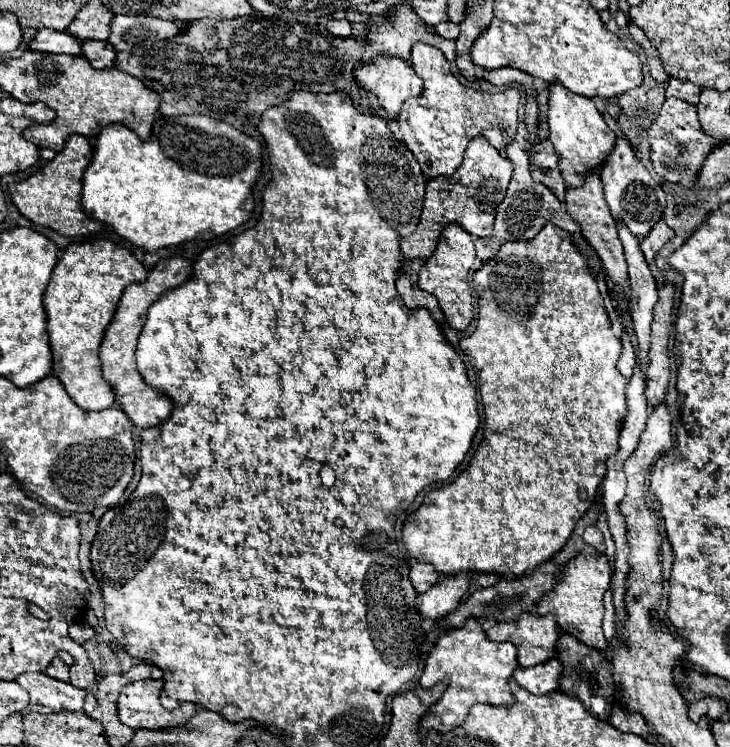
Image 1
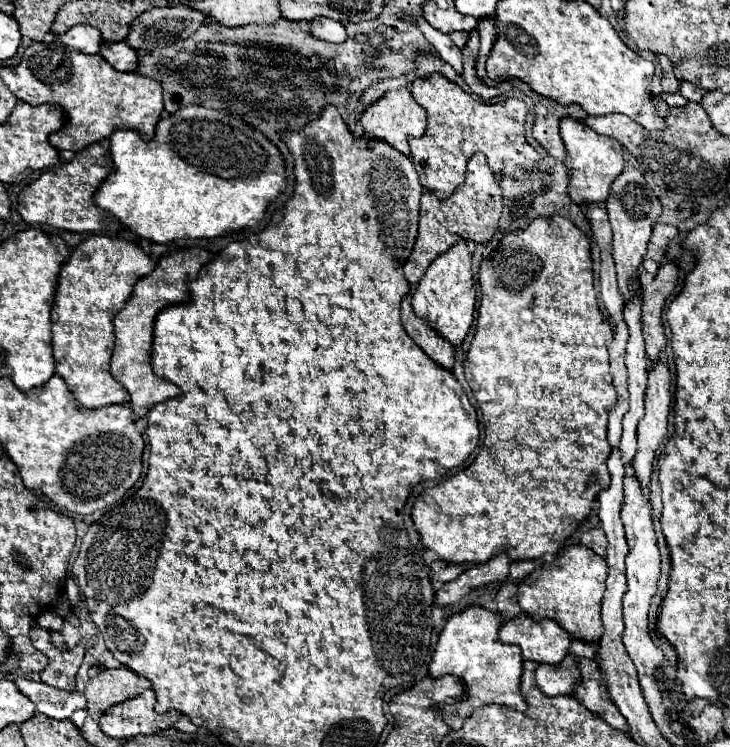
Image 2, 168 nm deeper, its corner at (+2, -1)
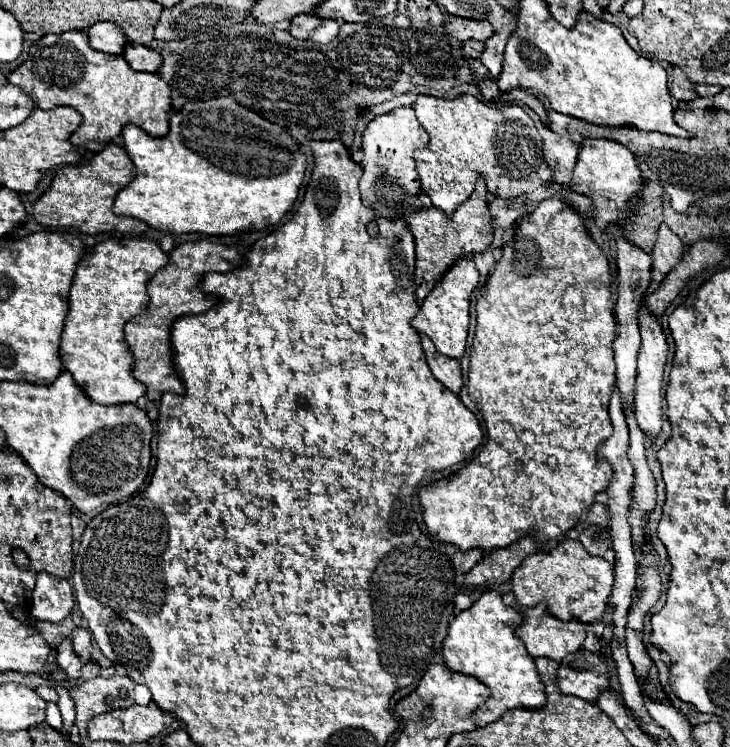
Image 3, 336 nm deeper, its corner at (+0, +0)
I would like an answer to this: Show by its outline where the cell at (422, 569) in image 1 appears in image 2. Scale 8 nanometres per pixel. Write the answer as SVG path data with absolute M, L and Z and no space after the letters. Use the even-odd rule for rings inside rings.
M434 560L430 564L430 580L432 584L444 584L448 580L454 580L456 576L460 576L464 570L464 566L454 566L454 564L446 564L442 560Z

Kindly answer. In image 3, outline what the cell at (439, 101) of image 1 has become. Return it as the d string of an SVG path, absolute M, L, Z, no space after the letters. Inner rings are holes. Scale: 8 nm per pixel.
M418 95L418 101L414 105L416 117L420 125L430 135L428 147L416 151L416 171L422 181L422 191L432 199L432 205L444 211L446 215L452 215L454 209L468 199L468 195L474 193L474 185L478 177L484 177L486 189L502 199L514 199L532 193L534 189L542 187L550 177L552 171L544 161L542 155L542 143L540 133L534 127L534 121L526 115L526 111L518 105L488 105L478 101L472 95L462 95L458 99L436 99Z

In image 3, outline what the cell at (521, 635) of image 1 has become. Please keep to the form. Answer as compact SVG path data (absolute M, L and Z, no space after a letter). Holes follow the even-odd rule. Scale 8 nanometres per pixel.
M544 603L530 607L518 627L518 637L524 641L532 657L550 657L562 661L568 653L582 647L586 639L586 625L572 619L560 621L546 611Z

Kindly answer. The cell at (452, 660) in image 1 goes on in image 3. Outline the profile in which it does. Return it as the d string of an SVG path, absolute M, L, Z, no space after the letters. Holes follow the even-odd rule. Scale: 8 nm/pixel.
M488 591L470 609L460 611L448 627L448 637L442 647L448 669L476 677L492 691L490 699L474 715L478 727L498 721L508 709L538 709L546 703L544 683L540 681L534 657L526 651L522 639L516 637L522 617L520 611L502 603L500 593Z

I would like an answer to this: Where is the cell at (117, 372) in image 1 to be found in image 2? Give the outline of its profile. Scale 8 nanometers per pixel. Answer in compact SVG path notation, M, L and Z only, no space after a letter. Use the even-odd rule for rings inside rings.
M187 247L165 253L160 258L158 266L154 268L154 272L150 272L148 276L144 276L136 282L136 290L132 292L130 300L114 318L116 344L112 350L110 372L128 390L130 408L138 418L146 416L154 404L166 402L180 394L178 386L156 376L150 368L148 356L150 356L150 348L152 348L152 326L154 326L156 314L162 308L166 308L174 302L186 302L186 296L188 296L186 284L198 276L198 270L206 262L210 262L210 254L198 247Z

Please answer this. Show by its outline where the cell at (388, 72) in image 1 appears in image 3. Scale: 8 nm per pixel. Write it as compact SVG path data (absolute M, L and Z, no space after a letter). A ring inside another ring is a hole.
M400 107L392 113L378 115L372 119L362 137L364 157L360 161L364 173L360 177L360 193L366 207L374 211L374 217L384 217L390 221L406 219L410 211L422 207L420 203L420 179L416 173L414 151L428 145L428 133L420 127L412 107Z

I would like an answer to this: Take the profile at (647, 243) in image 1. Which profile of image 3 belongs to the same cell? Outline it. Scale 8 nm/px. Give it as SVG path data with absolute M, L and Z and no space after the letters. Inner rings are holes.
M660 233L652 259L652 281L660 285L682 259L682 241L674 233Z

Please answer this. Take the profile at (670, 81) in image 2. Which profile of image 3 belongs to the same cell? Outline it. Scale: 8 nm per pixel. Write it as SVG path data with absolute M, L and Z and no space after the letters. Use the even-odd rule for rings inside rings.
M674 67L672 75L674 75L674 81L670 85L670 95L674 99L678 99L678 101L692 101L692 99L698 97L698 93L694 91L694 85L686 79L686 75L678 67Z

